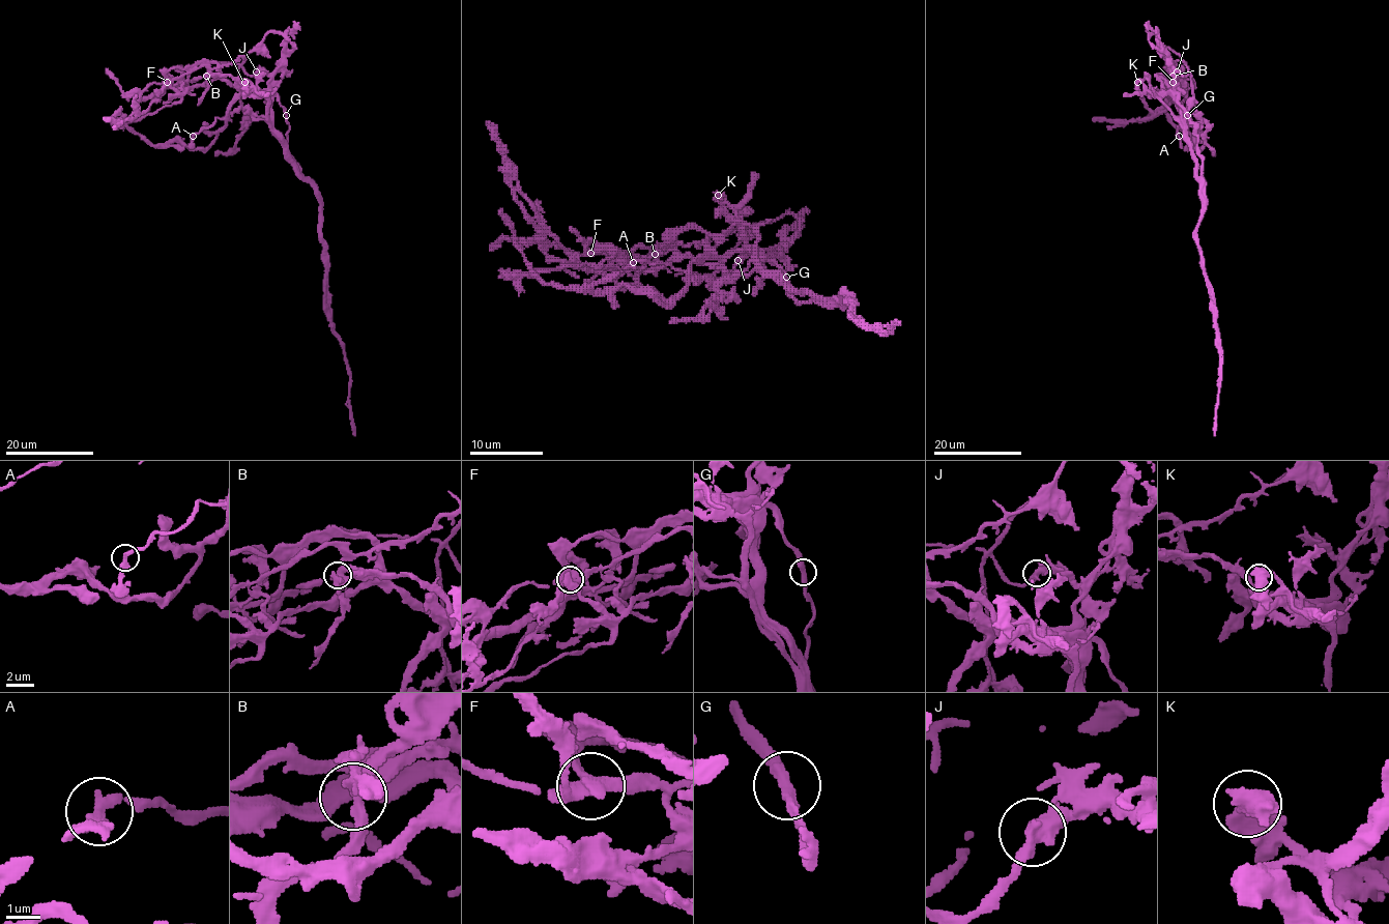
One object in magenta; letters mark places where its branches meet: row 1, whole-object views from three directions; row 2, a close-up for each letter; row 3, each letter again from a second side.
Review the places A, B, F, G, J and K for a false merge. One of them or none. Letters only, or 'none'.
F

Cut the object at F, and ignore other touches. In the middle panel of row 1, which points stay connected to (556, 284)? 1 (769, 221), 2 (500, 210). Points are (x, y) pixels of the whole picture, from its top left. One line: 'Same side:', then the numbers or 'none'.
Same side: 2

